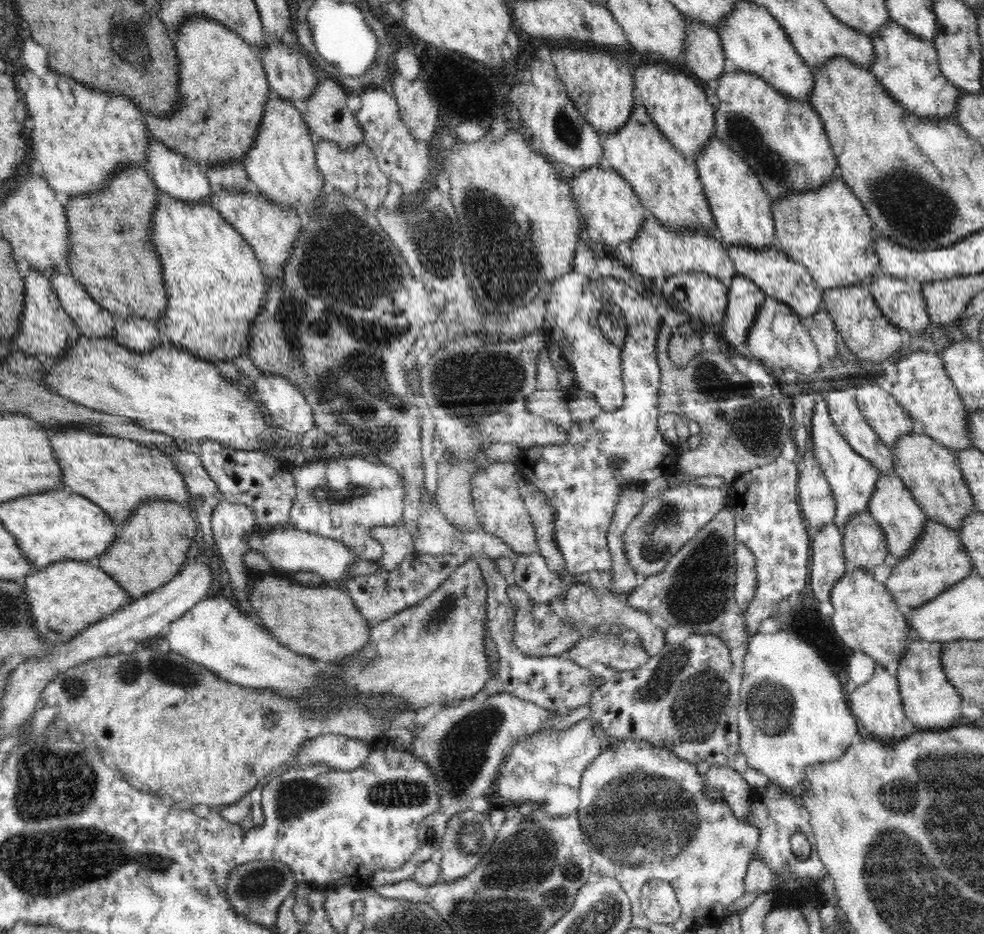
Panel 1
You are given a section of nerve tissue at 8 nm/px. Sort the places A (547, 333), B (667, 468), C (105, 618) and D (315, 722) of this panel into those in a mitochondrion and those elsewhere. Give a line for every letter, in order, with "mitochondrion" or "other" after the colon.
A: other
B: other
C: other
D: other

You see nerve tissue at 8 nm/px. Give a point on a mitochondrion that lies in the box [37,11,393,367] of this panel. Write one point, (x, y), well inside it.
(129, 42)

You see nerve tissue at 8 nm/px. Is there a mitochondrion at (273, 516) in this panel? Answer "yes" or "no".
no

